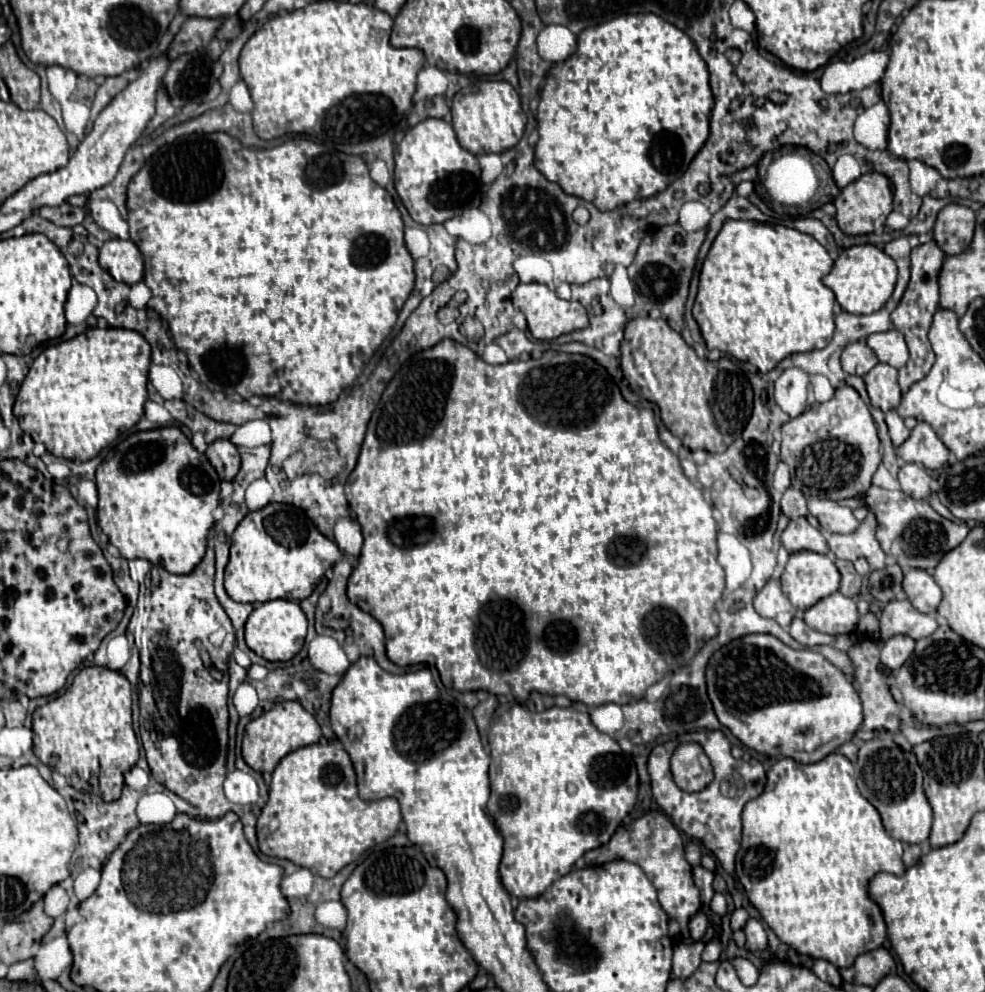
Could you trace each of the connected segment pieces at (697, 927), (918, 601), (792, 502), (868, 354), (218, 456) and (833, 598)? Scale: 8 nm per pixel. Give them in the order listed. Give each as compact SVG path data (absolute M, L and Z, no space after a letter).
M698 912L692 920L690 920L690 936L692 940L702 940L708 928L708 916L704 912Z
M908 570L904 574L902 588L916 610L924 614L936 614L936 606L942 600L942 592L936 580L926 570Z
M788 488L782 496L782 512L788 516L788 518L800 518L800 516L806 516L808 510L806 510L806 496L796 490L796 488Z
M850 342L842 352L842 368L848 374L864 376L878 364L876 354L866 346L866 342Z
M216 440L208 444L206 458L218 472L220 480L234 480L234 476L240 470L240 456L236 446L230 440Z
M834 592L802 614L804 622L824 634L850 634L858 624L856 602L840 592Z

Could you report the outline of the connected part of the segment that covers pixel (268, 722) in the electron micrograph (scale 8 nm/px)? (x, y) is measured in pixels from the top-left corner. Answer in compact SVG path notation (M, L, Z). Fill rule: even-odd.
M280 702L272 710L264 712L262 716L248 722L244 740L242 740L242 756L246 764L256 772L272 772L274 766L284 758L288 752L298 750L308 744L316 744L322 732L318 722L310 712L306 712L298 702Z

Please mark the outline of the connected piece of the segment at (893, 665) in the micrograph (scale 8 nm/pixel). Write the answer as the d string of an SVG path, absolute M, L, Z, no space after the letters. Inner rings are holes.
M894 636L882 644L882 666L888 672L900 670L906 658L914 652L914 640L906 636Z

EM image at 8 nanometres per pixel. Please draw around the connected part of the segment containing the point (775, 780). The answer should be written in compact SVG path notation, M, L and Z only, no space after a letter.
M832 752L832 754L828 754L826 758L822 758L820 762L814 762L814 764L800 764L792 758L778 760L768 770L768 786L764 788L764 792L744 806L742 824L744 824L744 830L742 830L742 846L736 854L736 878L744 886L744 892L746 892L748 900L752 902L752 906L760 912L764 922L776 932L776 936L784 944L792 946L800 954L806 954L806 956L812 956L812 958L824 958L824 960L832 962L836 968L848 968L856 960L856 956L864 954L864 952L870 952L884 942L886 924L884 924L880 908L868 896L868 882L878 872L890 872L890 874L902 874L904 872L902 844L898 842L898 848L896 848L896 840L886 834L878 810L858 792L856 778L854 778L854 766L850 764L850 760L846 756L842 756L840 752Z

